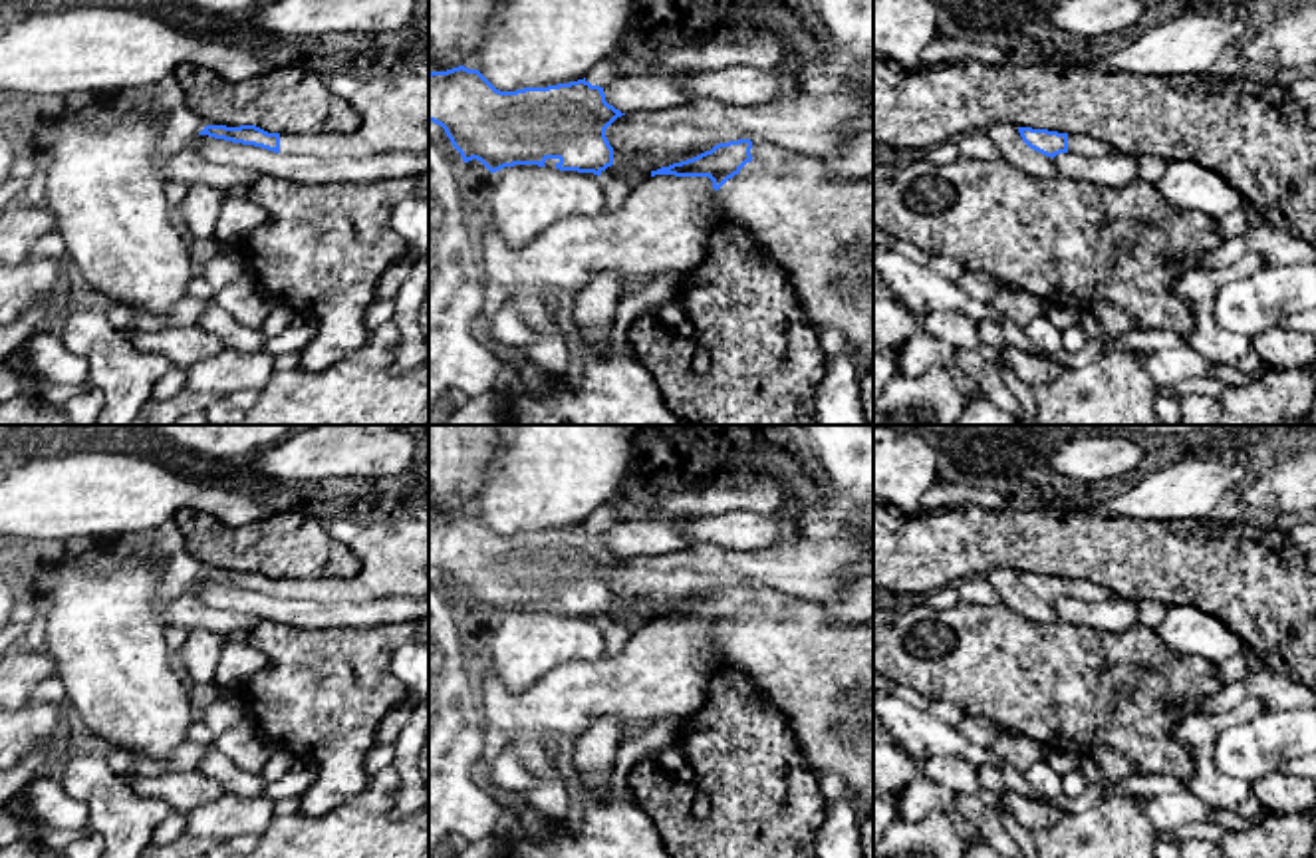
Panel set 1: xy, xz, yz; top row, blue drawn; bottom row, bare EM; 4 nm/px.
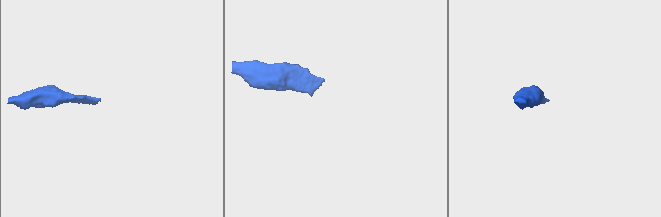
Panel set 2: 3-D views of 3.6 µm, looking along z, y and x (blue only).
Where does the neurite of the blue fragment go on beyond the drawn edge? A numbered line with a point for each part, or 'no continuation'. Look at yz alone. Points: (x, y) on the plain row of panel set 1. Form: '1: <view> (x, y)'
1: yz (1080, 588)

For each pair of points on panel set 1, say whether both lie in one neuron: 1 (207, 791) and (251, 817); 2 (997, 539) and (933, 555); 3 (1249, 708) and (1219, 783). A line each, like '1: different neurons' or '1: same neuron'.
1: different neurons
2: same neuron
3: same neuron

